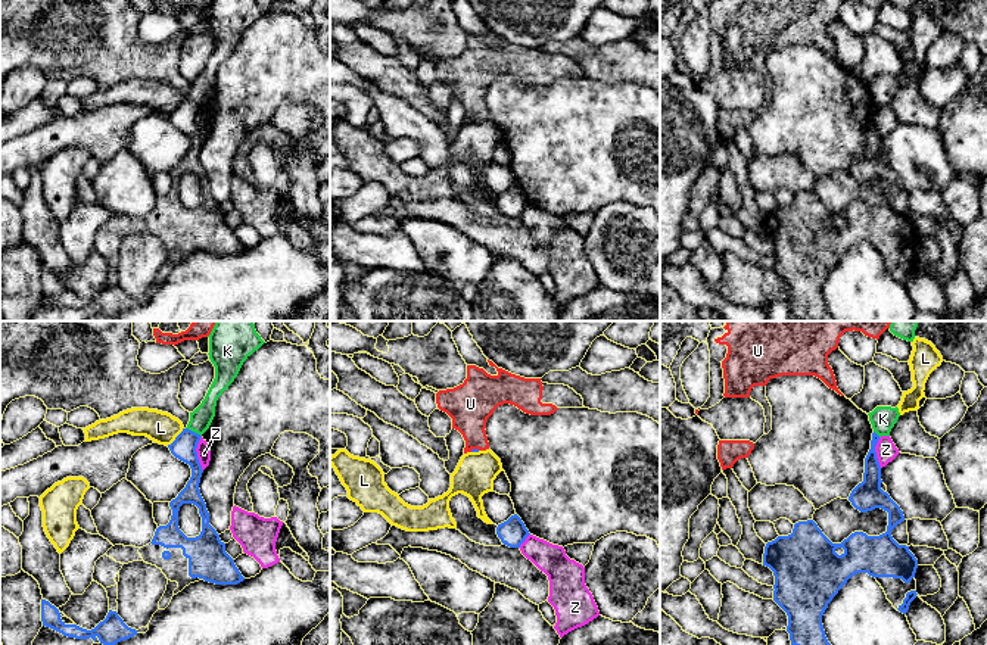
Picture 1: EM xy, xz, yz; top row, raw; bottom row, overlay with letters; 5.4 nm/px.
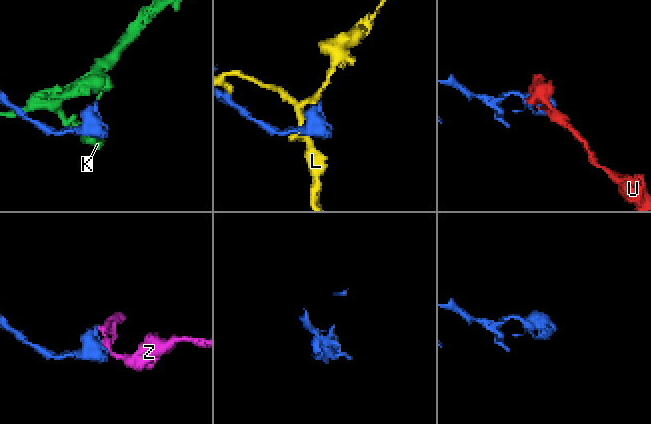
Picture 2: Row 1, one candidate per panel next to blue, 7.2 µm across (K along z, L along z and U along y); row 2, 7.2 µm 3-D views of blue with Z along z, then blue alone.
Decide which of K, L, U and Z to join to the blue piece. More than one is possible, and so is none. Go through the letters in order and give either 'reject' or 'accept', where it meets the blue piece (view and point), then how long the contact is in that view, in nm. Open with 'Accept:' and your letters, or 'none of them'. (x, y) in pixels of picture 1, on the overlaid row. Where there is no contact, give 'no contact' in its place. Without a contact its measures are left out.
Accept: none of them
K: reject; meets blue in xy at (193, 432); contact 100 nm long
L: reject; meets blue in xy at (176, 438); contact 140 nm long
U: reject; meets blue in xz at (475, 449); contact 60 nm long
Z: reject; meets blue in xy at (196, 454); contact 190 nm long

